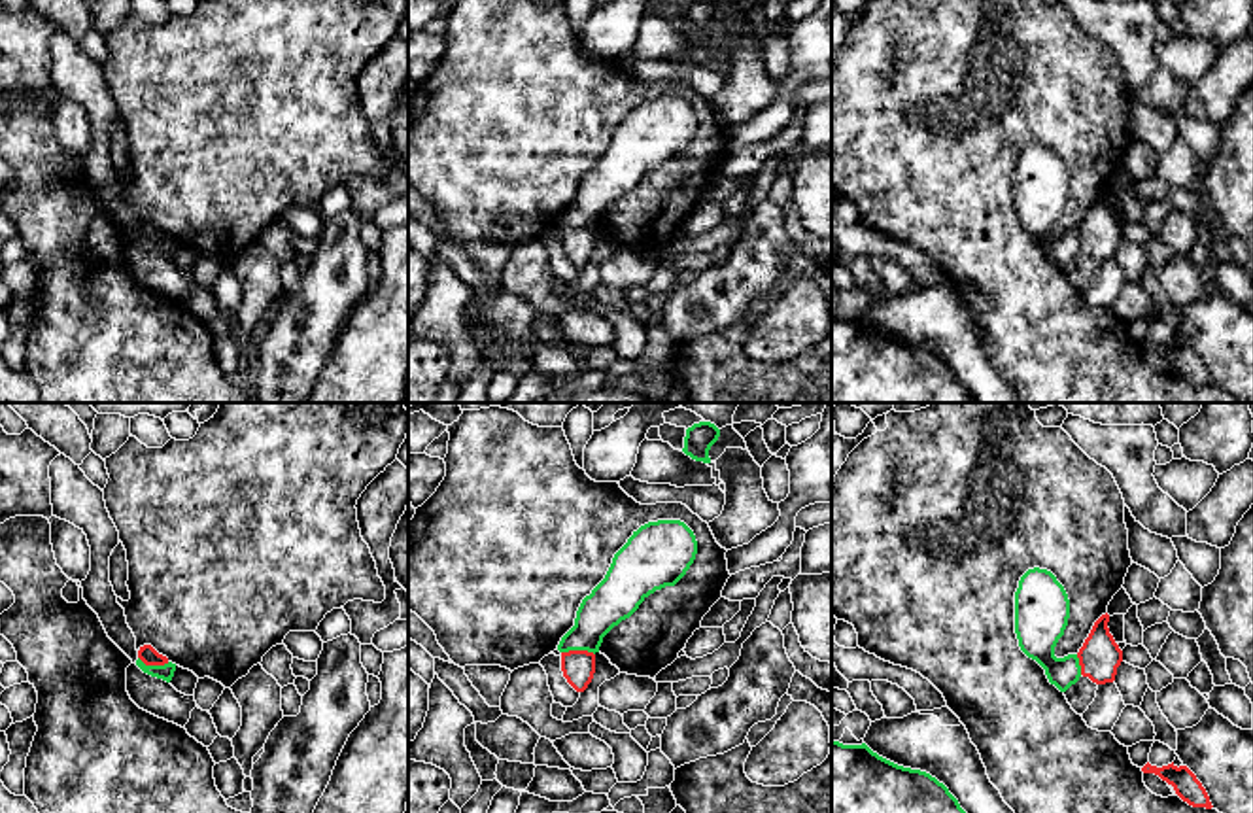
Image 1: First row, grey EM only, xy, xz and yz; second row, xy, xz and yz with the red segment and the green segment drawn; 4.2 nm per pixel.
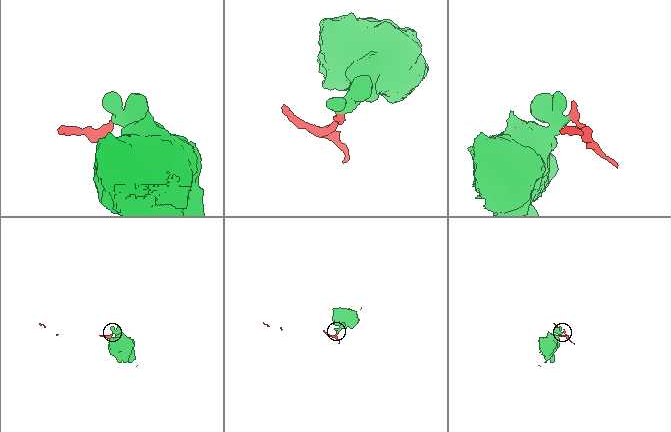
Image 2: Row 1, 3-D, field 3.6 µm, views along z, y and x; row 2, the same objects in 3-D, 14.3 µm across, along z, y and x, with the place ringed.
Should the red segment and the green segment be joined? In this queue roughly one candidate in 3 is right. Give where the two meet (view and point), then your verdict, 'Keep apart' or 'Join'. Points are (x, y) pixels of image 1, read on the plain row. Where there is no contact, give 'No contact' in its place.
Touches red at xz (579, 227). Keep apart

